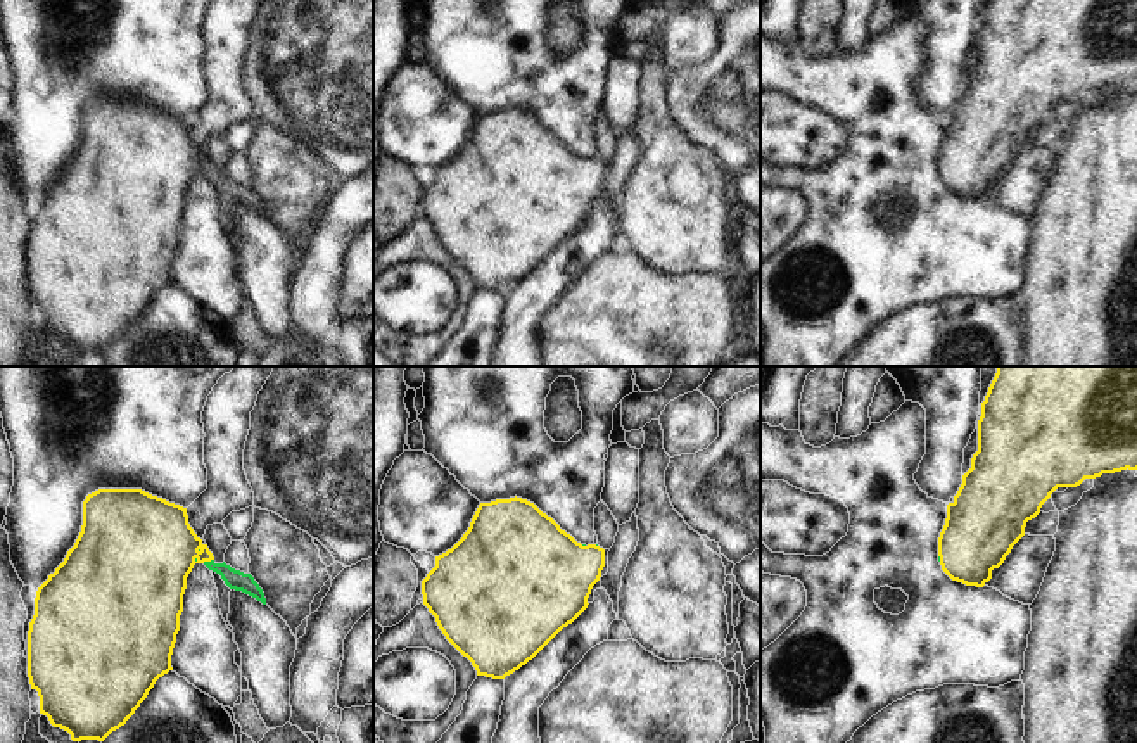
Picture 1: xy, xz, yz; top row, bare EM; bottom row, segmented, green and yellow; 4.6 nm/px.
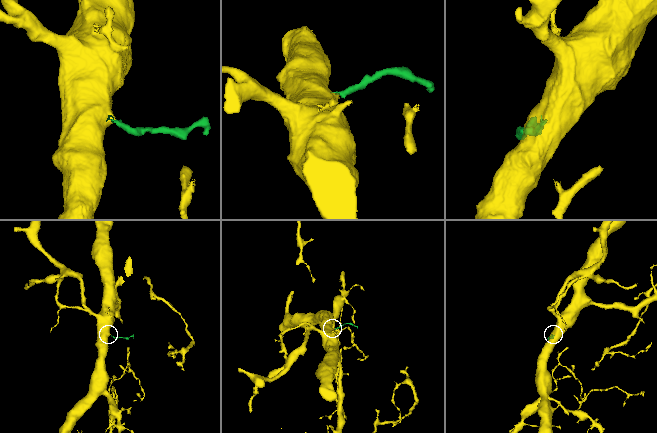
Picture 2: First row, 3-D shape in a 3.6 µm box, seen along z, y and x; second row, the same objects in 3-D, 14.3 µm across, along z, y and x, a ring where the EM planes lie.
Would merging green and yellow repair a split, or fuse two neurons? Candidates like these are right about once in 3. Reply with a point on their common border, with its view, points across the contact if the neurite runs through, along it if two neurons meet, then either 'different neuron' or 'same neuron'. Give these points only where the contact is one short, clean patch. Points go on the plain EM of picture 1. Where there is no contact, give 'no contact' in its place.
meets green in xy at (208, 175); runs through xy (235, 192), (208, 175), (190, 163), (156, 161); same neuron

